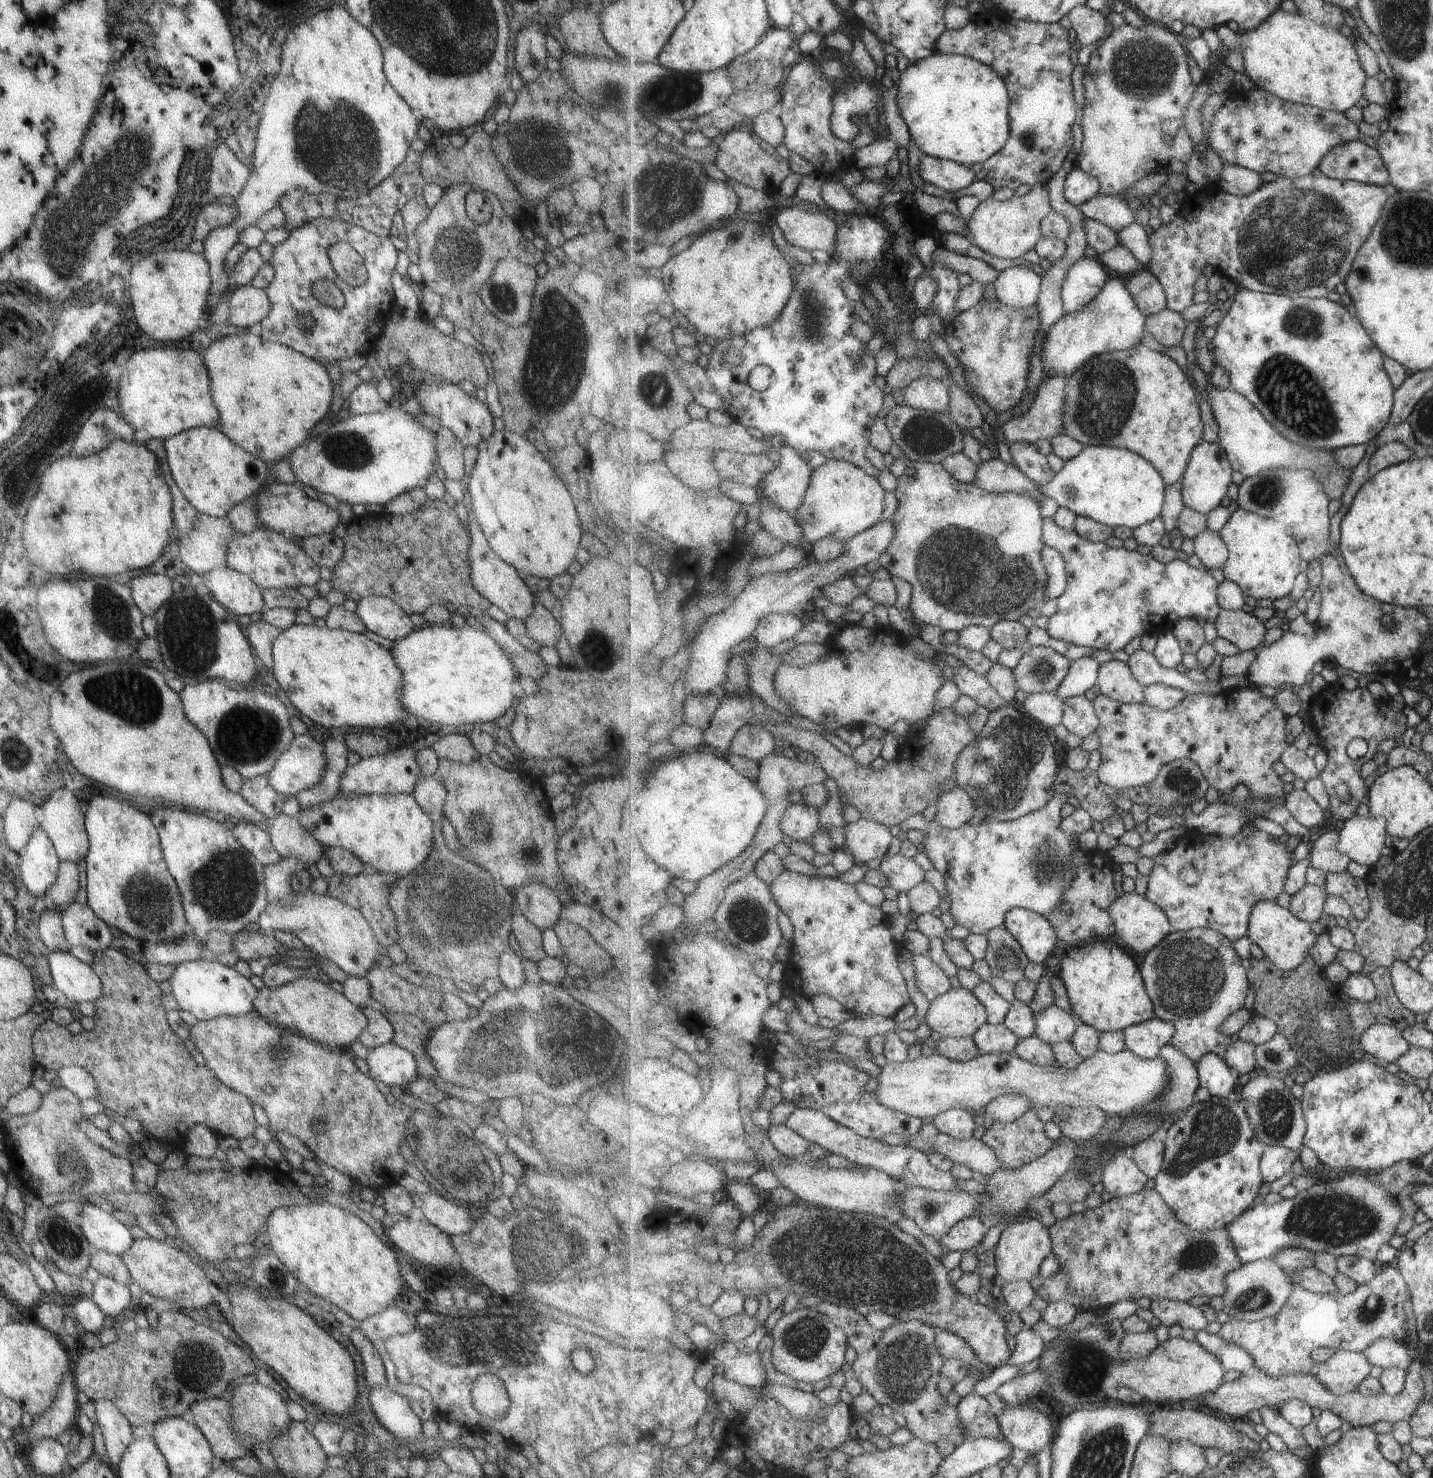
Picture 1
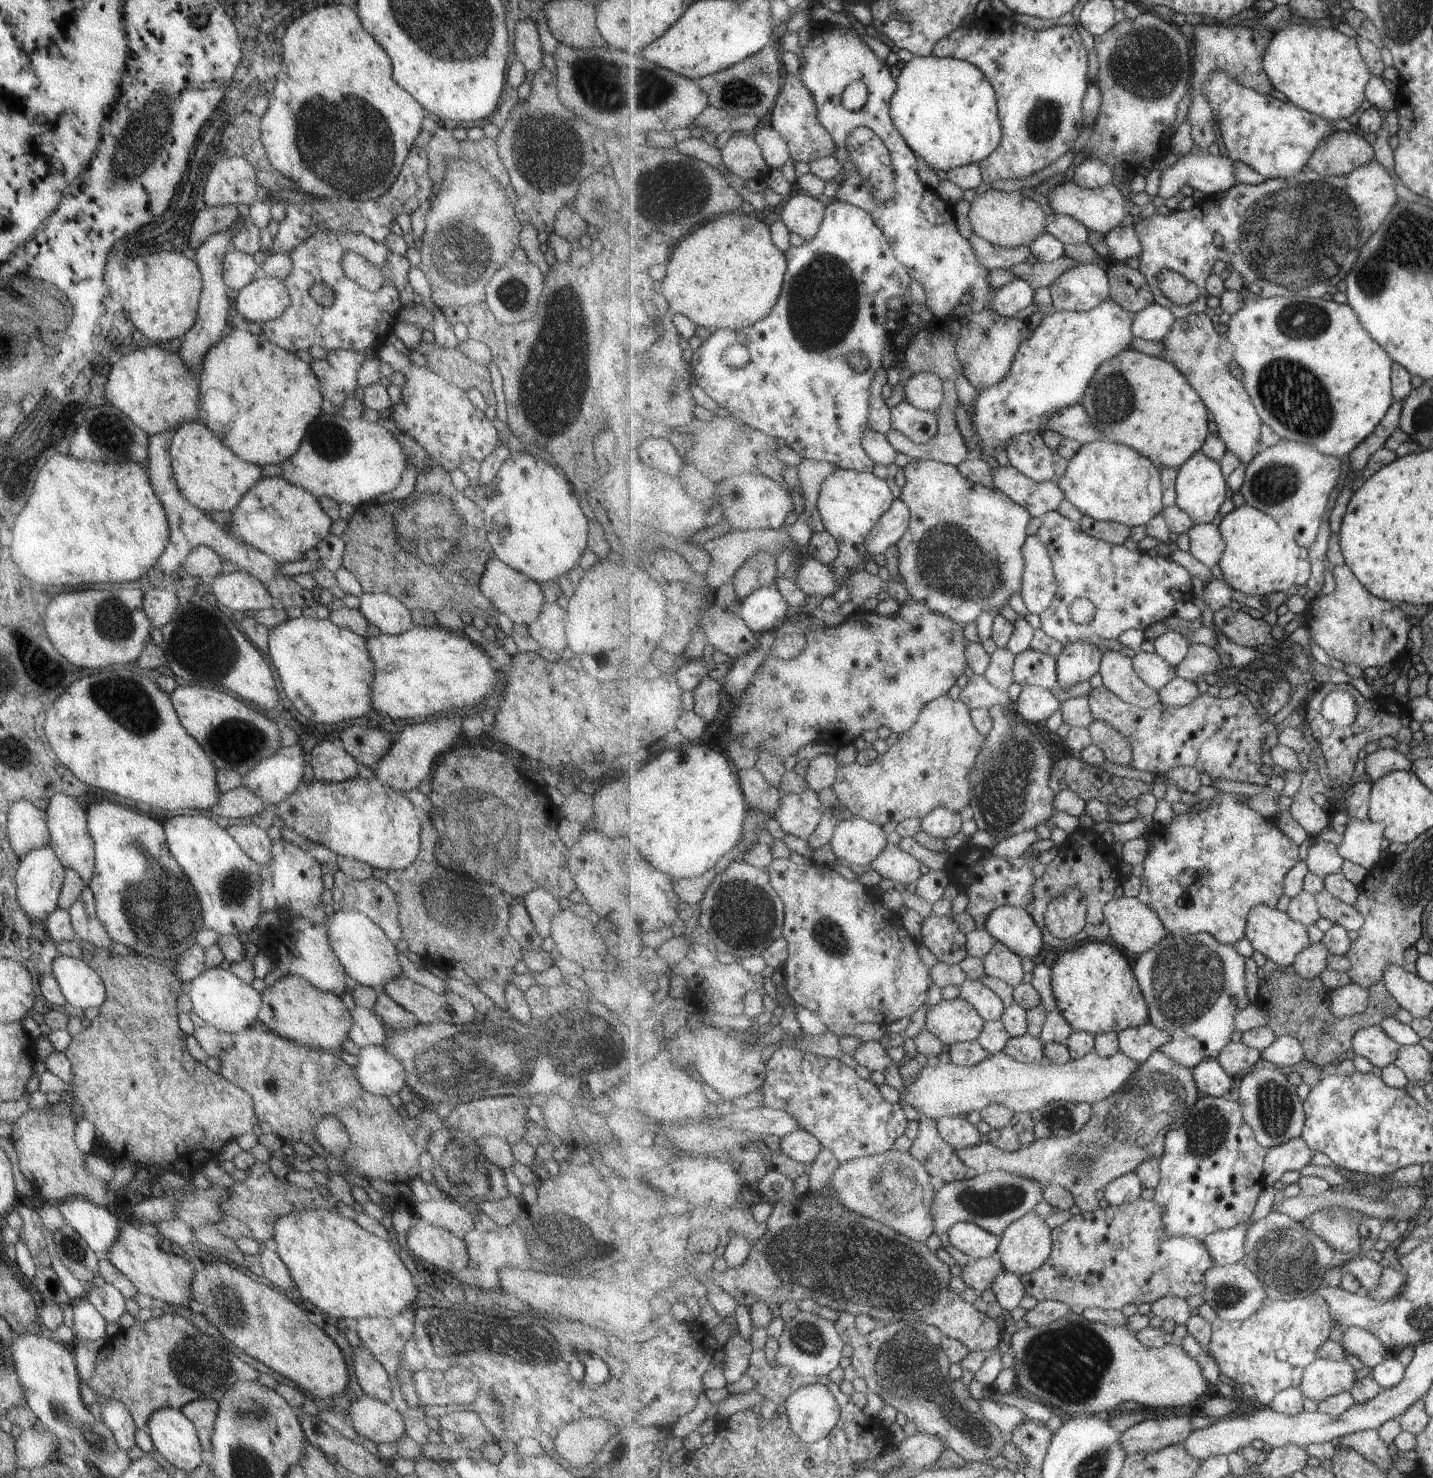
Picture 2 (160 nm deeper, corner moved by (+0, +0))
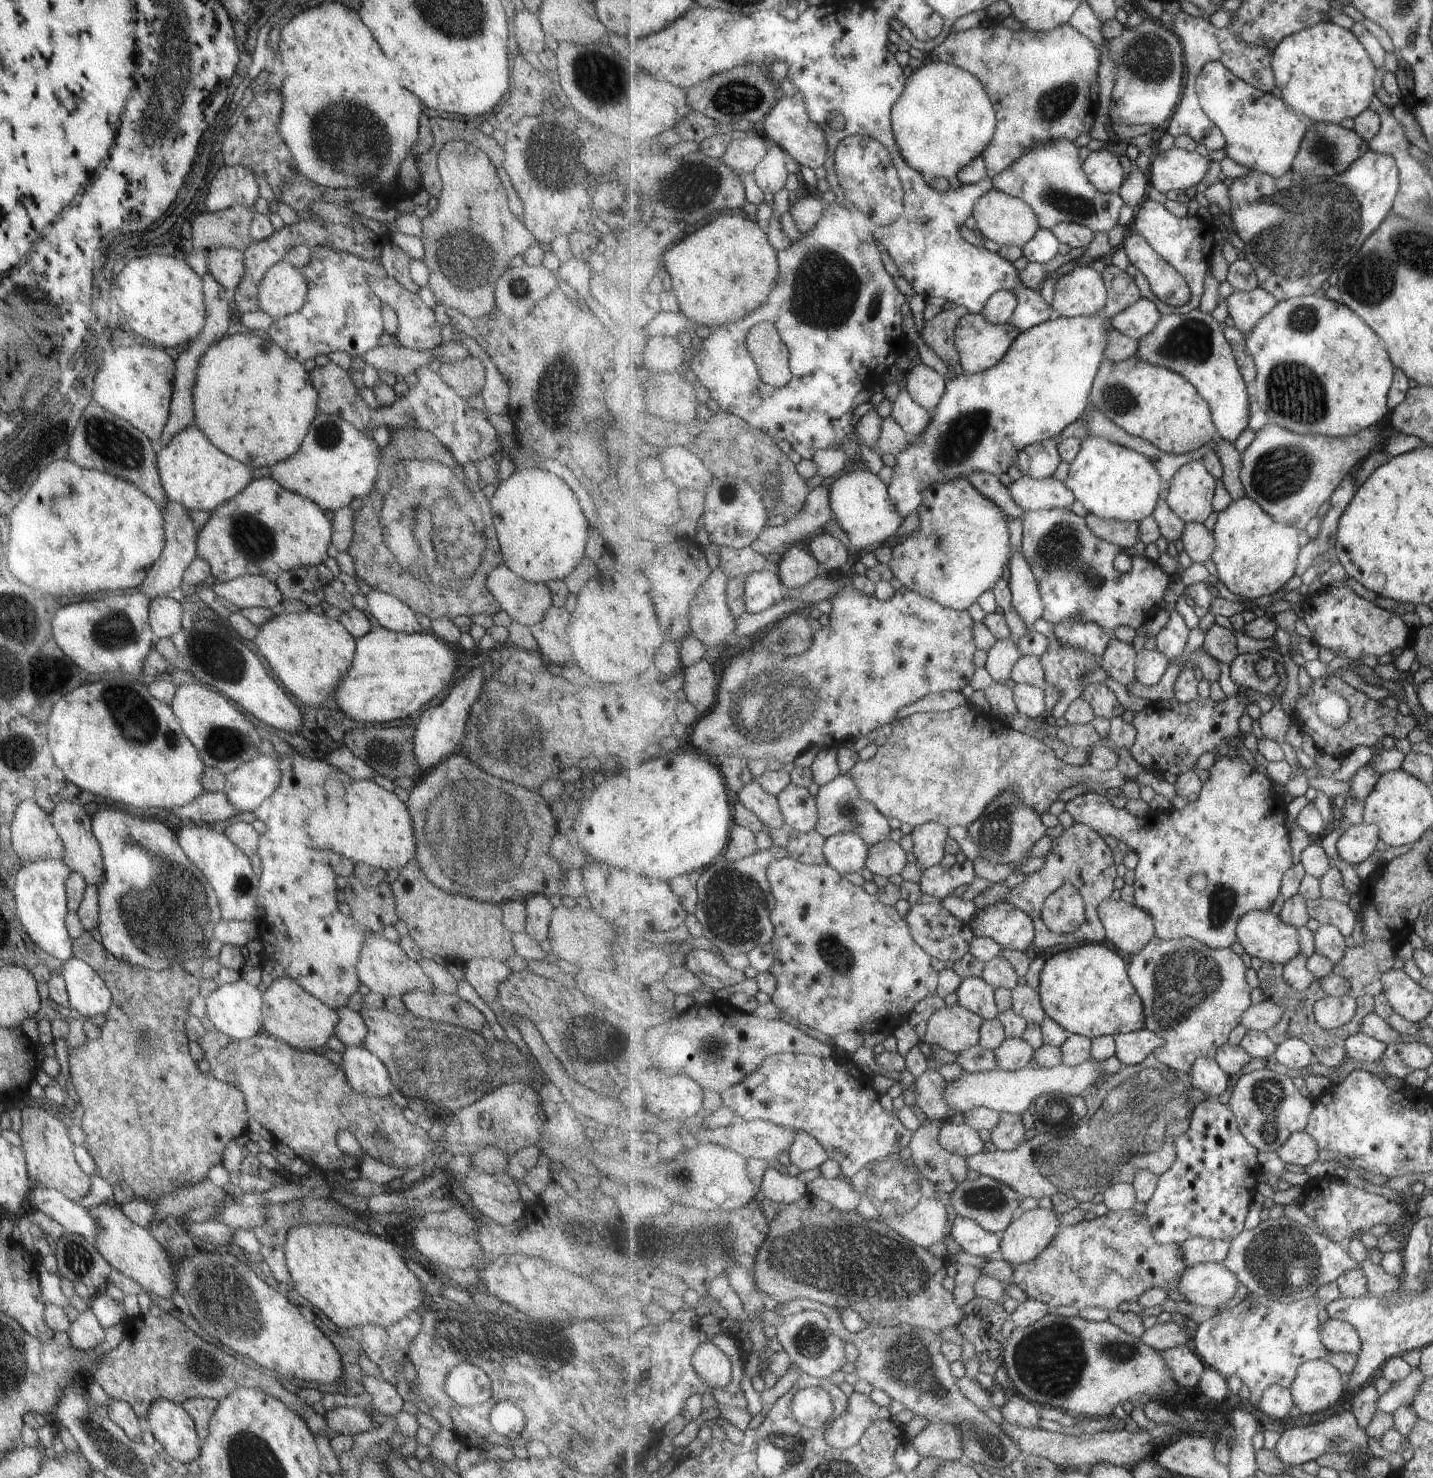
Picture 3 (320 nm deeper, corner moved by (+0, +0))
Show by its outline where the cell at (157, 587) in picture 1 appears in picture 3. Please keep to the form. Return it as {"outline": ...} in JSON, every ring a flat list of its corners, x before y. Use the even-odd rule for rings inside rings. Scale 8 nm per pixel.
{"outline":[[167,596,149,602,146,621,154,640,167,639,180,629,181,612,181,603]]}

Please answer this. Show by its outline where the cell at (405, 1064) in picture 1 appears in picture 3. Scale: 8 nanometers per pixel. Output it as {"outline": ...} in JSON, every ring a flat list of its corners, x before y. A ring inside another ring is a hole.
{"outline":[[363,1046,345,1047,341,1069,351,1089,364,1096,385,1097,394,1091,395,1084,391,1084,383,1062]]}

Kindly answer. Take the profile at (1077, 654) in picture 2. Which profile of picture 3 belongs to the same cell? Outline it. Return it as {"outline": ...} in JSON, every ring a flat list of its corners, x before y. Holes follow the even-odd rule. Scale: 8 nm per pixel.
{"outline":[[1069,618,1059,622,1055,628,1055,636,1063,644,1071,644,1079,650,1085,650,1091,656,1105,655,1109,644,1113,640,1112,634,1105,632,1095,622,1083,622,1078,618]]}

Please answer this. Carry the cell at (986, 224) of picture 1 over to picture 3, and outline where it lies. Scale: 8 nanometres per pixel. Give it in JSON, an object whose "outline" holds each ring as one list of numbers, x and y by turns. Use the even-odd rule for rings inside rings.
{"outline":[[992,189,985,194,974,207,973,217,976,221,977,230,997,245,1025,246,1037,236,1041,230,1041,224,1037,212,1025,201,1018,197,1008,195,998,189]]}

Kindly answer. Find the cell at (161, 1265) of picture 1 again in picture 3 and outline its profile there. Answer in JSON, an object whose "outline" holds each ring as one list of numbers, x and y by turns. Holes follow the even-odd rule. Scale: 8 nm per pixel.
{"outline":[[101,1203,88,1208,88,1213,99,1224,97,1236,95,1236,94,1248,97,1253,111,1266,112,1270,121,1272,123,1276,133,1280,141,1291,159,1298,171,1298,175,1291,174,1272,176,1268,169,1262,167,1252,159,1245,157,1240,141,1228,130,1222,122,1213,122,1208,117,1204]]}

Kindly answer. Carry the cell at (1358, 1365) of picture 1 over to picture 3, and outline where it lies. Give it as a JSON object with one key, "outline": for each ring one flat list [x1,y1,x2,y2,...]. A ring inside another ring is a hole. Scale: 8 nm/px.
{"outline":[[1325,1360,1308,1361,1299,1368,1298,1376,1291,1386,1295,1405,1304,1414,1317,1414,1334,1407,1344,1396,1341,1370]]}

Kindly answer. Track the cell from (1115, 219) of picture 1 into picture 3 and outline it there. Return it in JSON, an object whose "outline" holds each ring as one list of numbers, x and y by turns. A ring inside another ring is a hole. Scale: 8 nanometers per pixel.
{"outline":[[1053,138,1047,144,1039,144,1039,148,1033,148,1029,152,1025,152,1023,158,1019,158,1019,164,1015,162,1013,166,1009,166,1004,172,992,179,994,189,1018,197,1037,212,1041,229,1052,230,1057,224,1067,222,1087,226,1096,234,1099,232,1107,233,1117,226,1119,212,1121,212,1123,206,1126,206,1126,202,1123,201,1120,192,1101,192,1101,190,1091,184,1090,178,1087,177,1085,170,1083,170,1081,148,1073,140]]}

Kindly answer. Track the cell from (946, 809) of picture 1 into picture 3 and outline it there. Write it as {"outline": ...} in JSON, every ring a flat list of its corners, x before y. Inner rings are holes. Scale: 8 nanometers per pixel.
{"outline":[[929,822,913,829,913,854,920,863,920,870,941,864,950,839,948,829,941,822]]}

